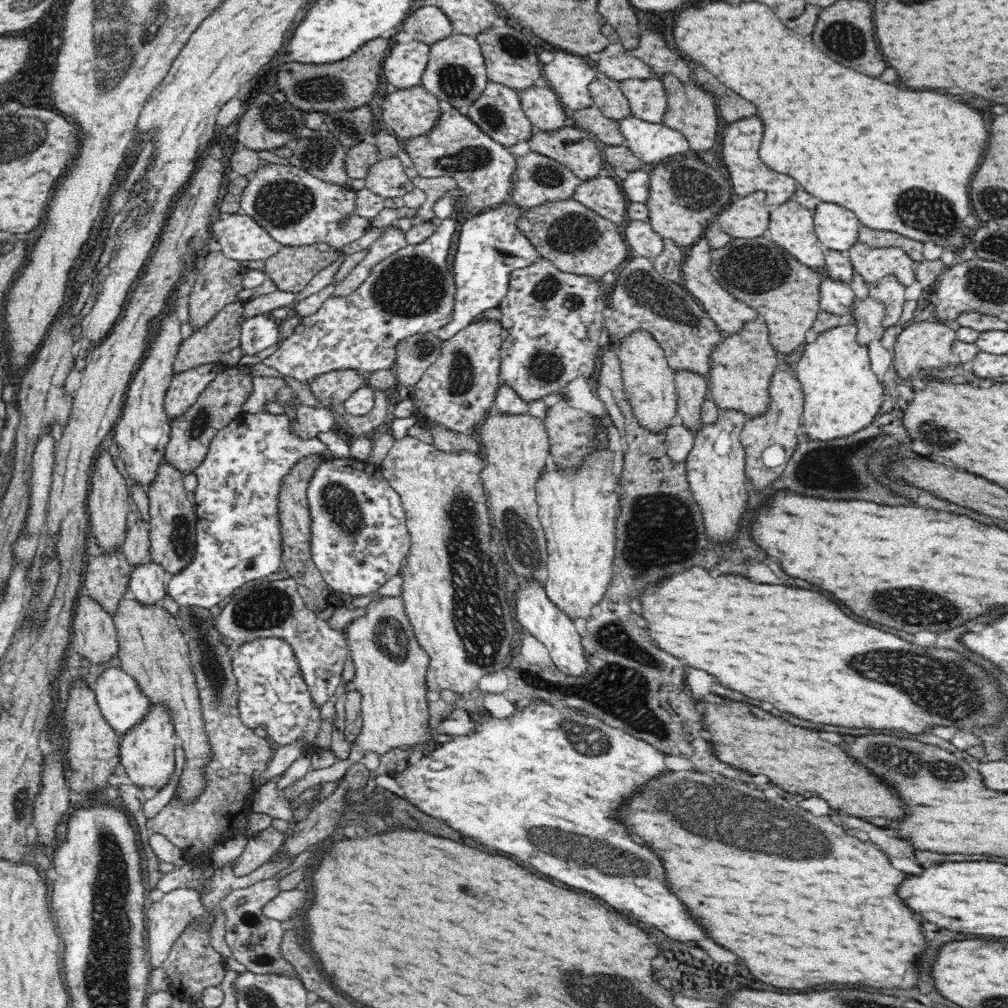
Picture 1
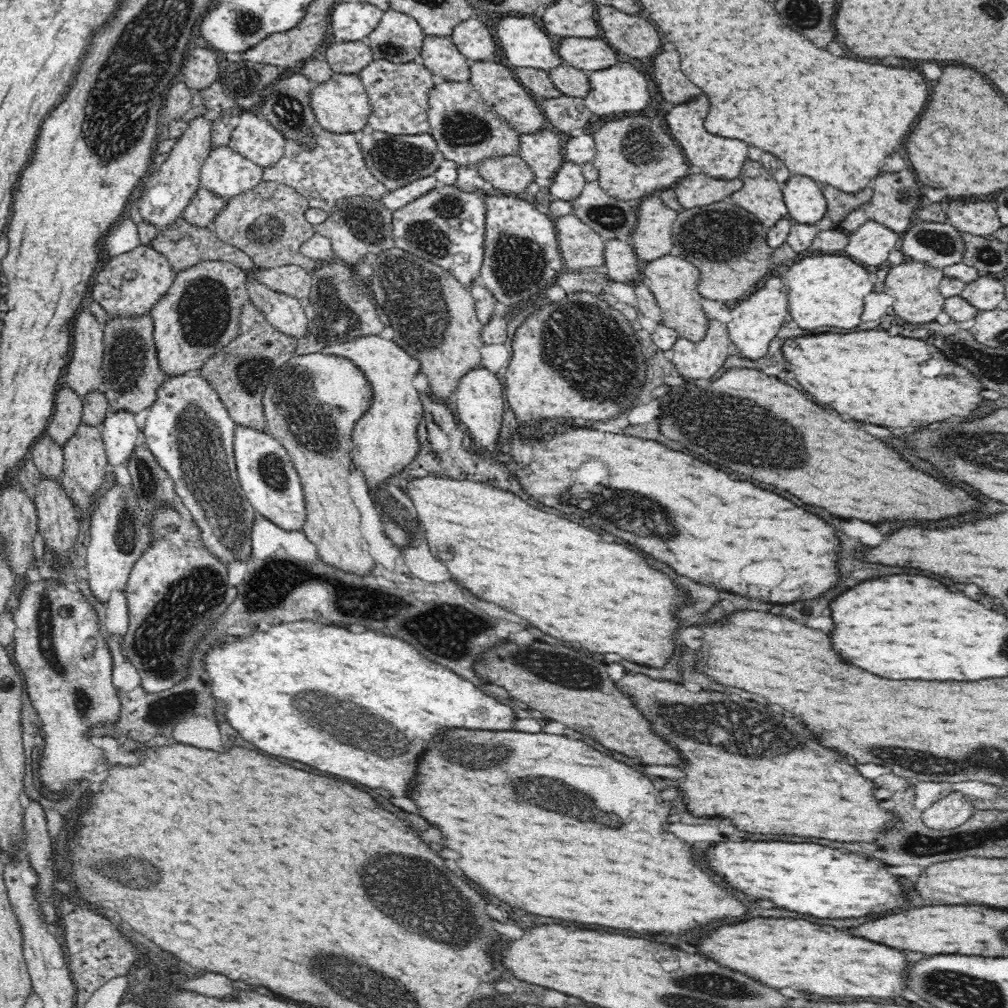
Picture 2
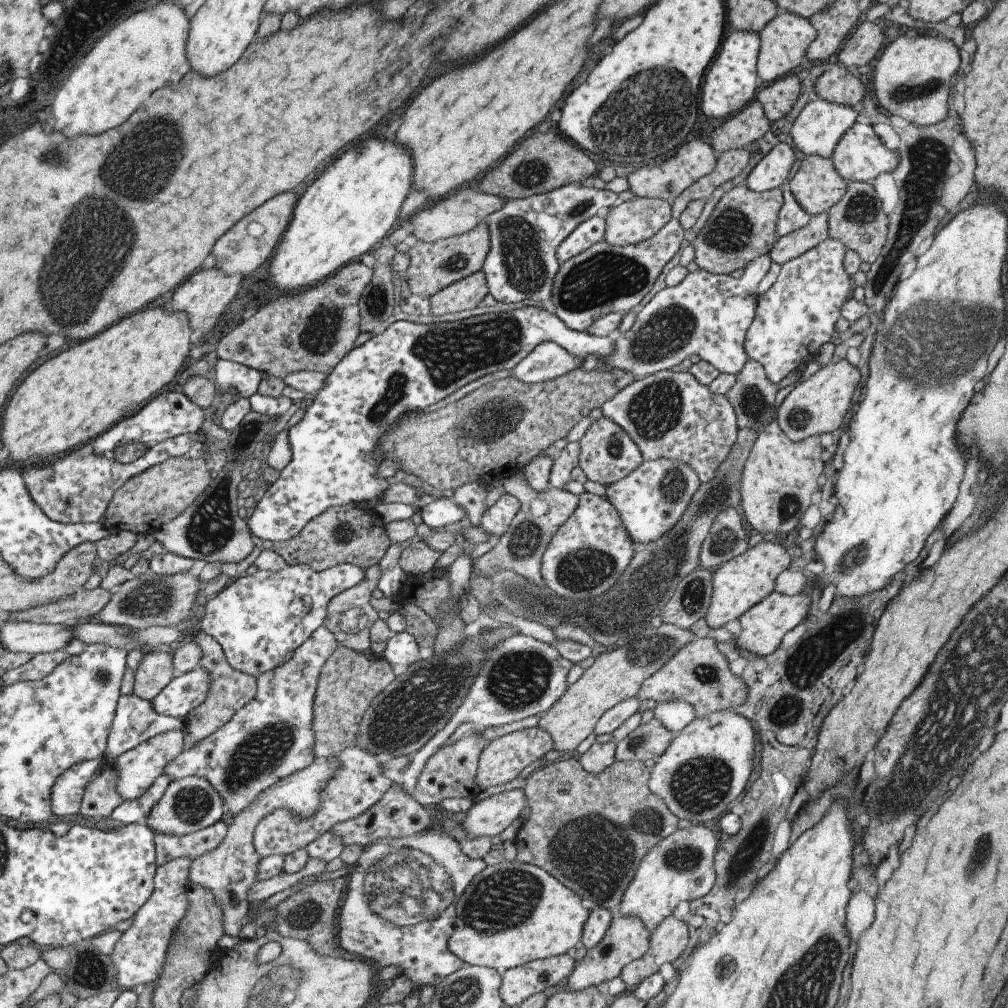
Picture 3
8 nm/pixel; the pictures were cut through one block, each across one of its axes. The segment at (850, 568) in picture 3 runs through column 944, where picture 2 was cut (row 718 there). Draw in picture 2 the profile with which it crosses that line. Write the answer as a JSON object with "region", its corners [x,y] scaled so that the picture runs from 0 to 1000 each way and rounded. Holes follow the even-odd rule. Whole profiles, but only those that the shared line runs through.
{"region":[[[304,615],[302,617],[286,617],[286,619],[270,619],[266,627],[252,625],[252,629],[246,633],[236,631],[220,641],[206,645],[206,649],[200,653],[200,657],[202,657],[202,665],[206,667],[206,675],[208,675],[206,679],[212,688],[212,694],[220,694],[220,698],[224,702],[224,706],[222,706],[224,714],[228,716],[228,720],[232,724],[236,724],[242,730],[242,734],[250,736],[252,740],[256,740],[258,744],[262,744],[266,748],[296,754],[300,758],[312,760],[313,764],[327,766],[327,768],[363,778],[367,782],[381,782],[389,790],[403,790],[403,782],[405,782],[407,774],[411,772],[413,756],[417,754],[417,748],[421,748],[421,744],[425,744],[425,736],[429,734],[429,730],[433,726],[442,724],[442,722],[508,724],[508,716],[512,714],[508,702],[493,696],[475,681],[452,671],[452,668],[444,662],[429,657],[417,649],[408,639],[403,639],[395,633],[377,631],[371,625],[363,625],[359,629],[353,629],[353,627],[347,627],[339,621],[325,621],[325,619],[317,619],[317,617],[313,619],[313,617],[304,617]]]}

